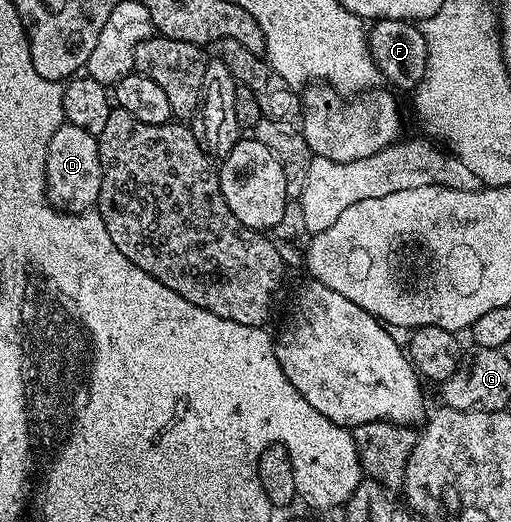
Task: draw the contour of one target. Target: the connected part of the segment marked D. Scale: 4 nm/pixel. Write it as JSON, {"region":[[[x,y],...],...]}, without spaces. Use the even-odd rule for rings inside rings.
{"region":[[[65,124],[53,132],[45,156],[45,180],[47,181],[47,199],[52,206],[67,214],[80,214],[96,205],[101,192],[101,160],[99,159],[98,137],[85,128]]]}

